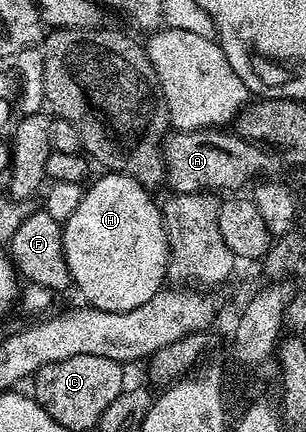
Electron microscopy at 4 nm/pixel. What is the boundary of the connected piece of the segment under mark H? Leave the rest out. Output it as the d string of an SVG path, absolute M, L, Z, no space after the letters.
M107 172L102 176L86 187L77 212L62 223L63 251L74 289L79 289L90 305L97 310L129 312L164 289L169 251L163 211L160 203L147 195L148 187L129 175Z

